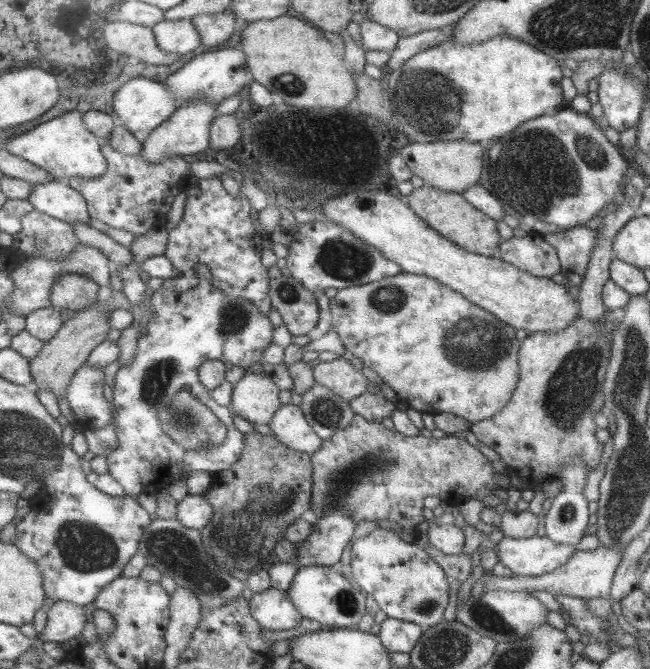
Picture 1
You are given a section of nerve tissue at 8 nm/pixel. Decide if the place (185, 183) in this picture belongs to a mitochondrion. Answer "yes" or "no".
no

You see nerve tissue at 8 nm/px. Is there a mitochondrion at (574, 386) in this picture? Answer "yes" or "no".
yes

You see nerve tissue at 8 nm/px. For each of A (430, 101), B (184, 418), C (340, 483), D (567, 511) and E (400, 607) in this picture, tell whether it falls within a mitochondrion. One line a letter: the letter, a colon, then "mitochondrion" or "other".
A: mitochondrion
B: mitochondrion
C: mitochondrion
D: mitochondrion
E: other

